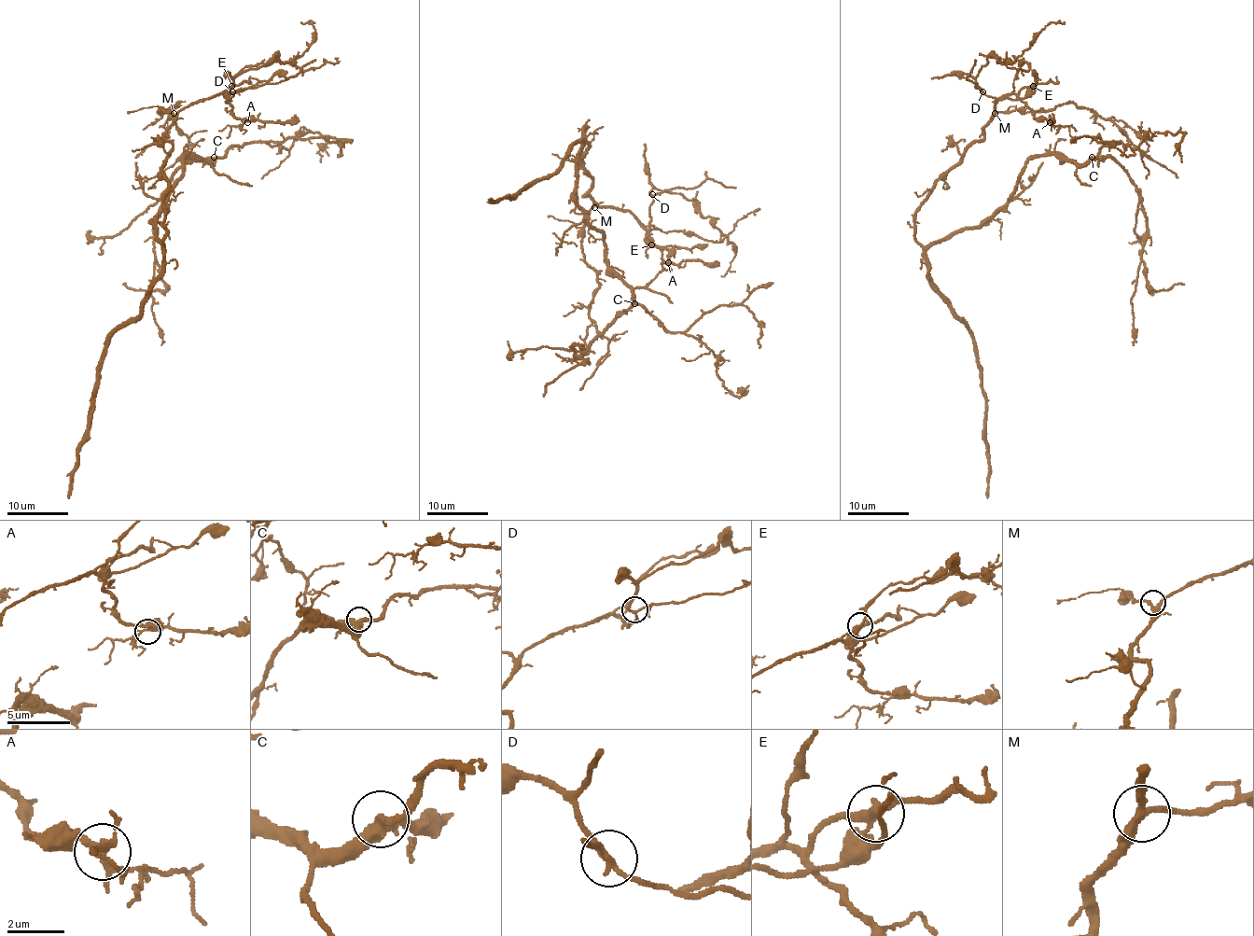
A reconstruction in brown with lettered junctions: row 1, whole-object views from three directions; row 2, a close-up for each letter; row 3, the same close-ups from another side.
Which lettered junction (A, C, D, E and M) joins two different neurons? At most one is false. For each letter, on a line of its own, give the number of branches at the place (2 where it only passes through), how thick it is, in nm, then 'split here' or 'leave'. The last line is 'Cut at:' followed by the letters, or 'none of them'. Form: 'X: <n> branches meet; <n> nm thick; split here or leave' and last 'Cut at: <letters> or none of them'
A: 3 branches meet; 240 nm thick; leave
C: 3 branches meet; 340 nm thick; leave
D: 3 branches meet; 180 nm thick; leave
E: 3 branches meet; 260 nm thick; split here
M: 3 branches meet; 280 nm thick; leave
Cut at: E

